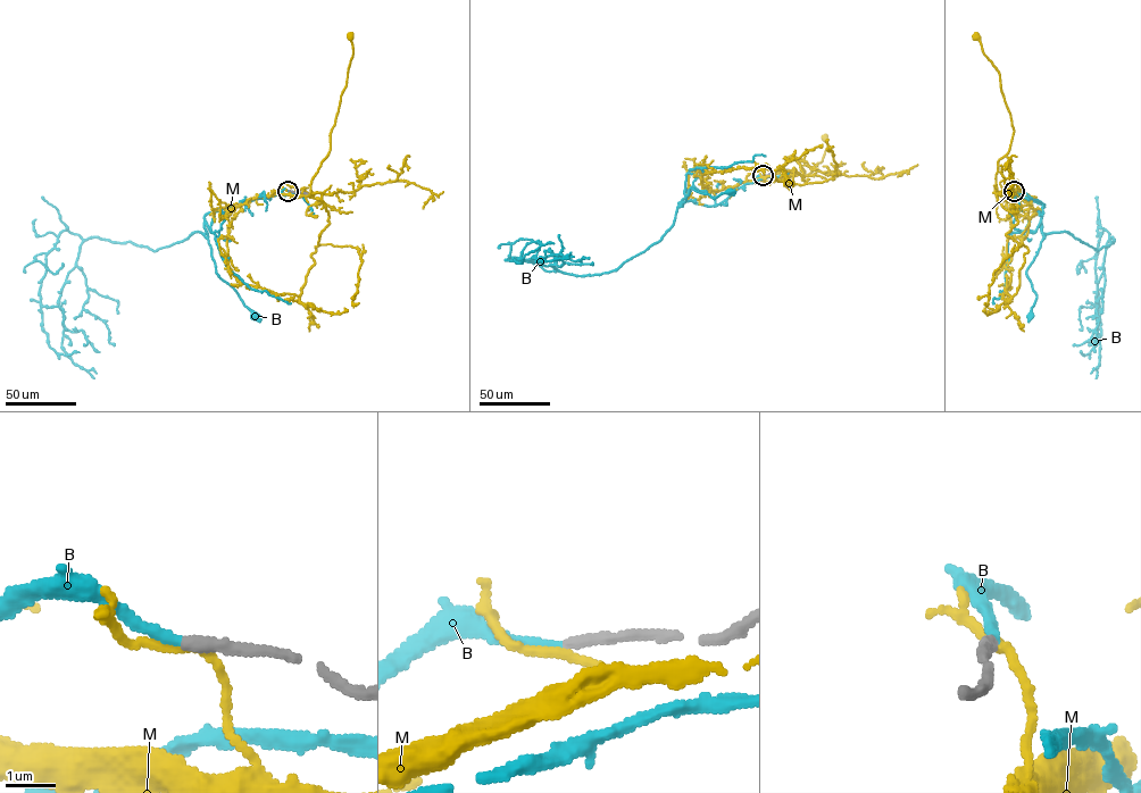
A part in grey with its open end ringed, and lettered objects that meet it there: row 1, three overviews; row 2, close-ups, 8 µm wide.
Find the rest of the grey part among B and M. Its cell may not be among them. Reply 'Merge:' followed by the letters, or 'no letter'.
Merge: B

